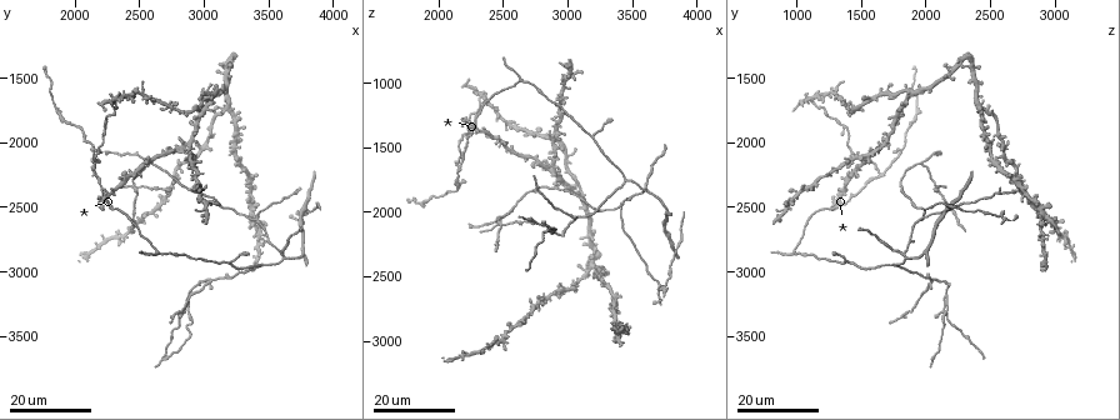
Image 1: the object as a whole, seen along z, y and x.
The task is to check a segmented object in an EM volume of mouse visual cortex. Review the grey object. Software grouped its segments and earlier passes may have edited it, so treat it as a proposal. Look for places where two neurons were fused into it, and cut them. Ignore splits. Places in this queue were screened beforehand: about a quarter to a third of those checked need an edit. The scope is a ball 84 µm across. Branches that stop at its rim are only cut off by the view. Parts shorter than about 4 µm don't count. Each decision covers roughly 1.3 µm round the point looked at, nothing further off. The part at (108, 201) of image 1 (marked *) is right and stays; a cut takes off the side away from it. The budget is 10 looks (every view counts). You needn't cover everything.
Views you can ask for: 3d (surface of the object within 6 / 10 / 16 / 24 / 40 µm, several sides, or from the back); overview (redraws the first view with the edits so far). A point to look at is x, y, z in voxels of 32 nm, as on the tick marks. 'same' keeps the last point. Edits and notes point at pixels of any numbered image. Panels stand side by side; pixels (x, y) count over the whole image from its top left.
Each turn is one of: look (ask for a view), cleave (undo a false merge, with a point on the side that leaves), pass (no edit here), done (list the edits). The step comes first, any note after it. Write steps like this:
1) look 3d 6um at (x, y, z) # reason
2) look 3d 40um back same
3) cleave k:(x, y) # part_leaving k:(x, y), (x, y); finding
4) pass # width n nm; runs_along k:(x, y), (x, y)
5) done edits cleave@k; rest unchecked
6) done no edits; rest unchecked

look 3d 16um at (3180, 2940, 1400) # arms part here

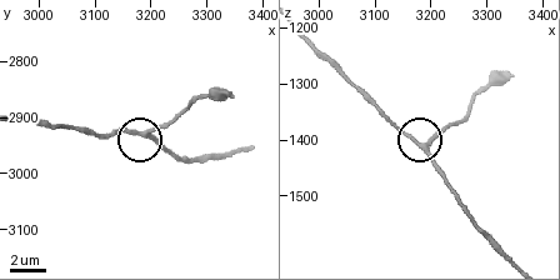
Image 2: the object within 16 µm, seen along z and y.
look 3d 10um at (3190, 2935, 1415)

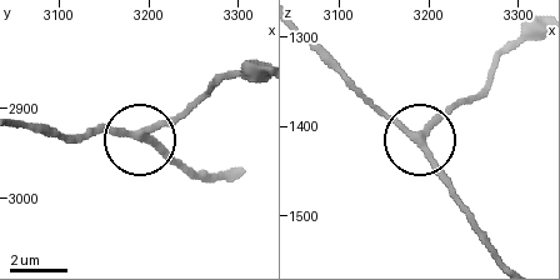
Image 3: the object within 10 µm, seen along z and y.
look 3d 6um at (3190, 2930, 1415) # closer look

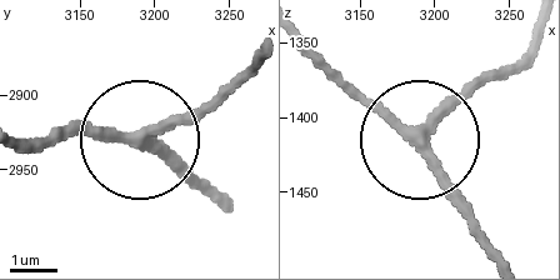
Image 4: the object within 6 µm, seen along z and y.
pass # arms 3; all the same neuron

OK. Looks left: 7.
look 3d 16um at (2160, 2240, 1640) # a fork

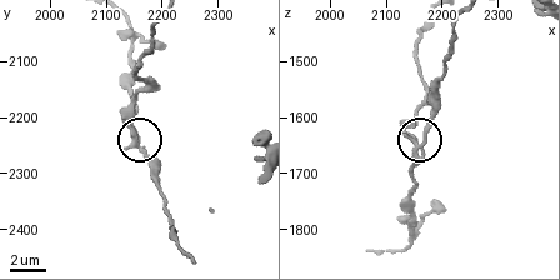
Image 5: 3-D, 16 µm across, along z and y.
look 3d 10um at (2155, 2240, 1640)

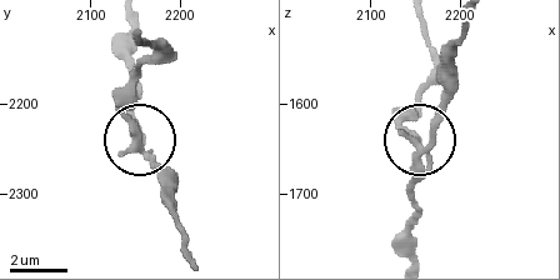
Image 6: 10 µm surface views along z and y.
cleave 6:(406, 126) # side_arm 38 um; arms 3; a second neuron is stuck on

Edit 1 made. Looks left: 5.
look 3d 16um at (2240, 2440, 1340) # branch point

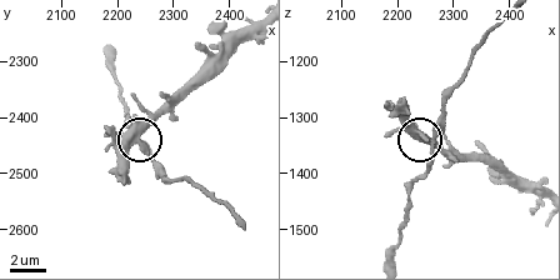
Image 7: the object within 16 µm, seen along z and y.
look 3d 6um at (2245, 2460, 1335)

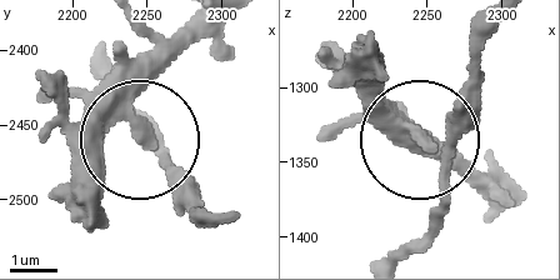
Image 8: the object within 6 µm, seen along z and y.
pass # side_arm 144 um; arms 3; continuous, no second neuron

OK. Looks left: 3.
look 3d 24um at (2560, 2160, 1980) # a fork

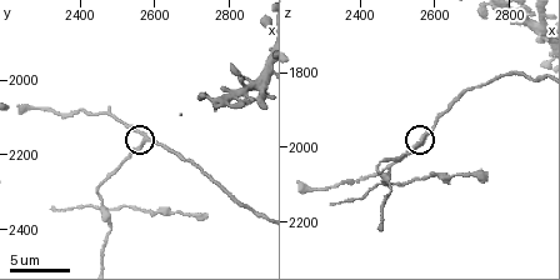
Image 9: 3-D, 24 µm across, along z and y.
look 3d 6um at (2570, 2170, 1960)

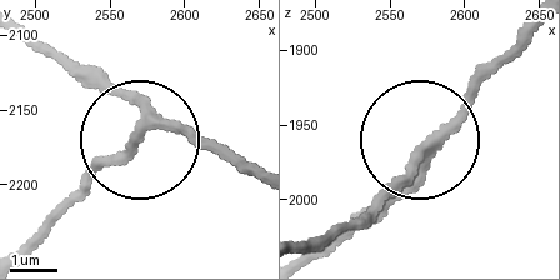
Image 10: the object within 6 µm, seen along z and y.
pass # width 220 nm; all the same neuron

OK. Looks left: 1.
look 3d 6um at (2460, 2350, 2090) # four or more arms meet

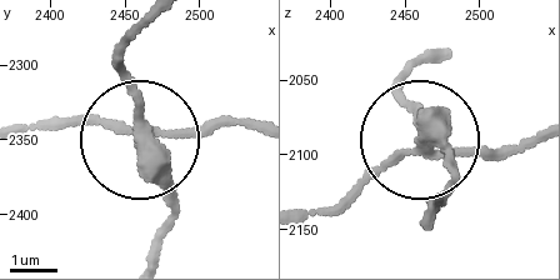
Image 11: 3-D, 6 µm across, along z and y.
cleave 11:(205, 128) # side_arm 9 um; part_leaving 11:(140, 143), (256, 123); two neurons meet here

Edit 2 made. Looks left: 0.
done edits cleave@6, cleave@11; rest unchecked

